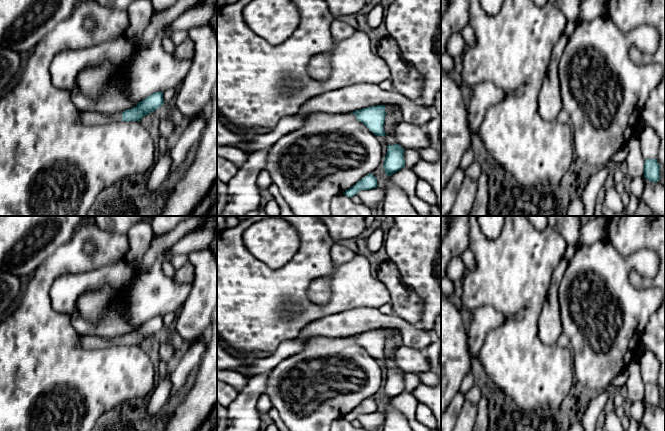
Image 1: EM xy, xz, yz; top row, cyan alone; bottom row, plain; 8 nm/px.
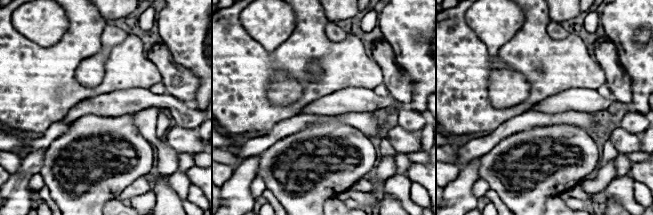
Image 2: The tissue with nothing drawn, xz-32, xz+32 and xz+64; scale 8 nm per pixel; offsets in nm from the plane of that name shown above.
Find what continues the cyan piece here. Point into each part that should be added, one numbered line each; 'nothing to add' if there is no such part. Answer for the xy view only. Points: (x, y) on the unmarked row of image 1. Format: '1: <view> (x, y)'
1: xy (88, 342)

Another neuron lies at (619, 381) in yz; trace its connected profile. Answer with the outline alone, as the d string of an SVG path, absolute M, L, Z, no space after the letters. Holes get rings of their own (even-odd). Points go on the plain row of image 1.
M625 368L623 371L621 371L610 383L610 385L619 388L620 390L624 387L626 387L626 382L628 379L629 371L628 368Z

